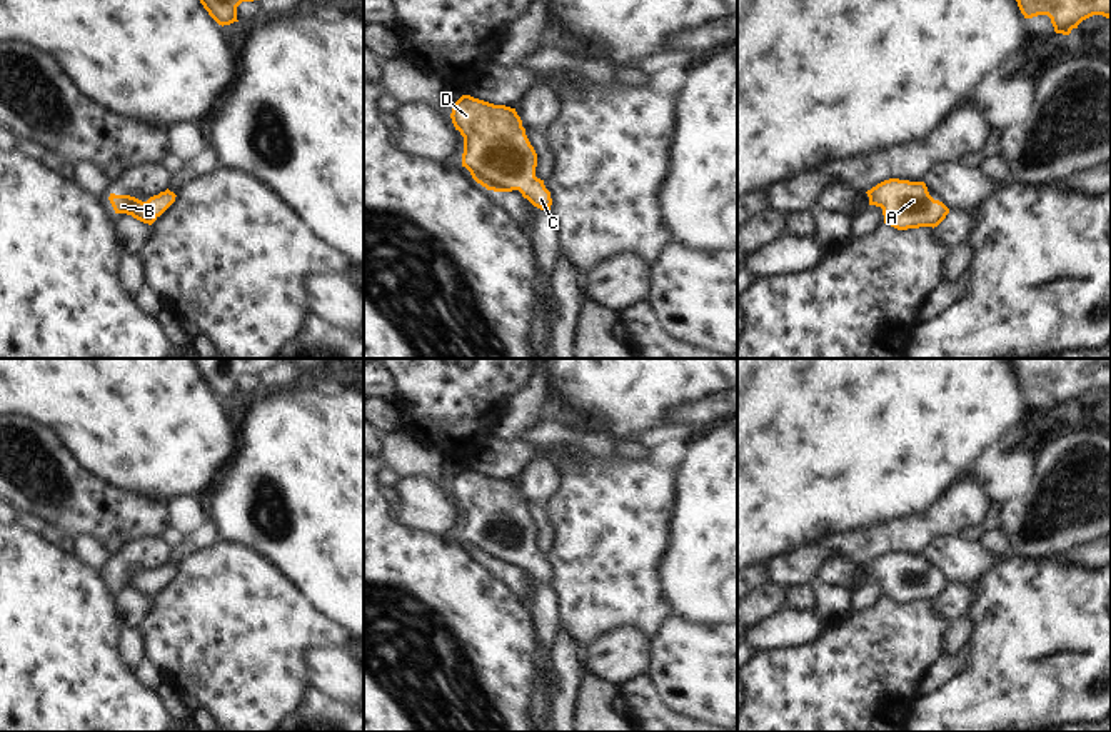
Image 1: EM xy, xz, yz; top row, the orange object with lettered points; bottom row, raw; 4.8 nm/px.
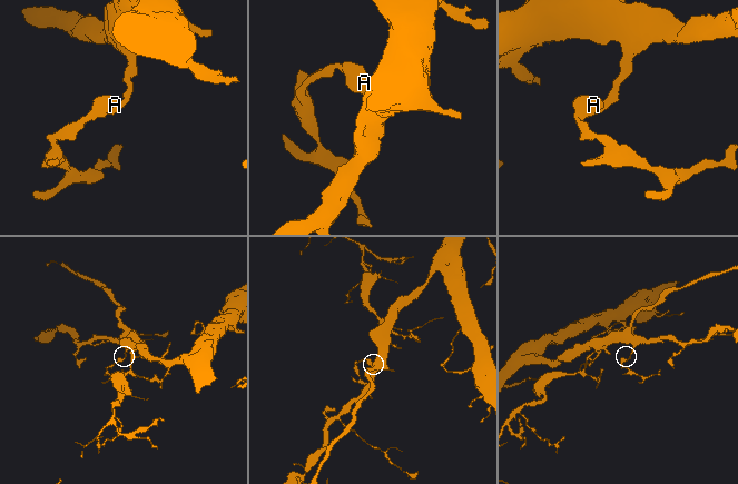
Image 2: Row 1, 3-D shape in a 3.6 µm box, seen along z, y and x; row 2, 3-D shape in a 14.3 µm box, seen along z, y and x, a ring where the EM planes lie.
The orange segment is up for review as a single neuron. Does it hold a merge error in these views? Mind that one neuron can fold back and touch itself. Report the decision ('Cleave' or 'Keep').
Keep.

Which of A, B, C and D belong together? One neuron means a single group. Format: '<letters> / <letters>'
A B C D

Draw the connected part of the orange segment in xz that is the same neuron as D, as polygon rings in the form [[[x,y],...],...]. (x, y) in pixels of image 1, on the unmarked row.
[[[462,469],[450,487],[464,510],[462,540],[494,565],[519,564],[534,580],[550,585],[552,572],[535,550],[537,527],[515,482]]]

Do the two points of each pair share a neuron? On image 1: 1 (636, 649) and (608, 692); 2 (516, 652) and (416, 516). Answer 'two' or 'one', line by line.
1: two
2: two

